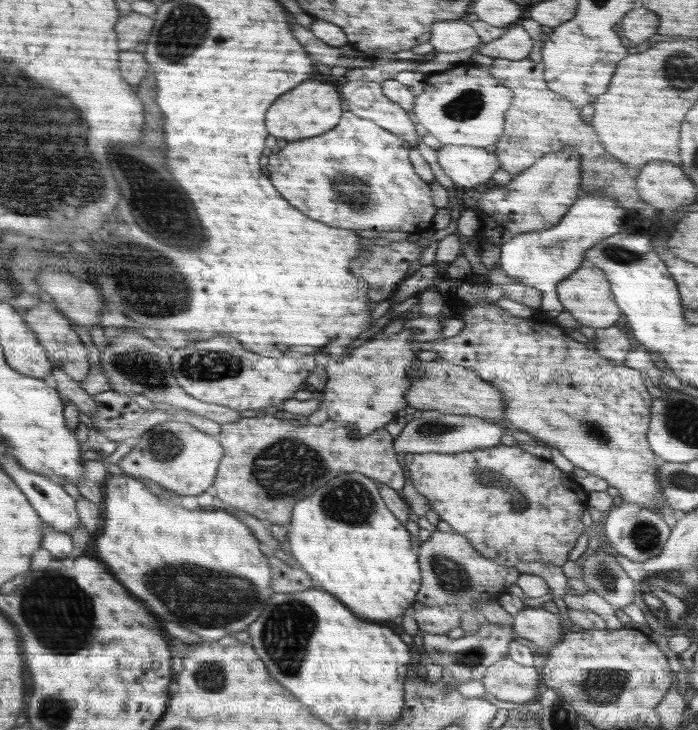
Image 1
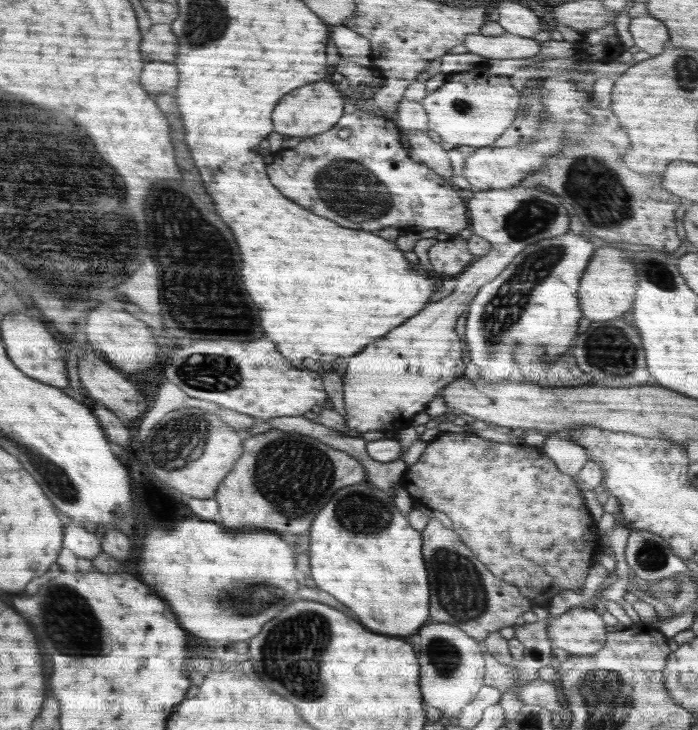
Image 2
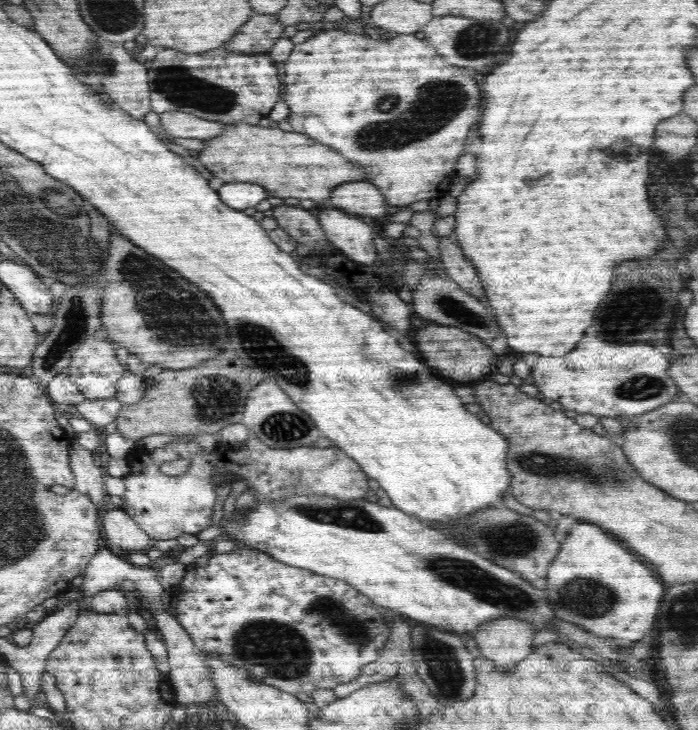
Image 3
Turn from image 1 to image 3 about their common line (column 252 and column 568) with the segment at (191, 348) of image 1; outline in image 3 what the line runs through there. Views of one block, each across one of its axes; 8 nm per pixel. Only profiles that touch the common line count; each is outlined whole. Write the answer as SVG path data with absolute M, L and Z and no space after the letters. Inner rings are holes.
M584 336L578 348L560 357L539 356L530 375L542 397L560 402L564 410L597 417L639 416L656 410L681 395L678 385L668 375L672 359L650 344L610 344Z

